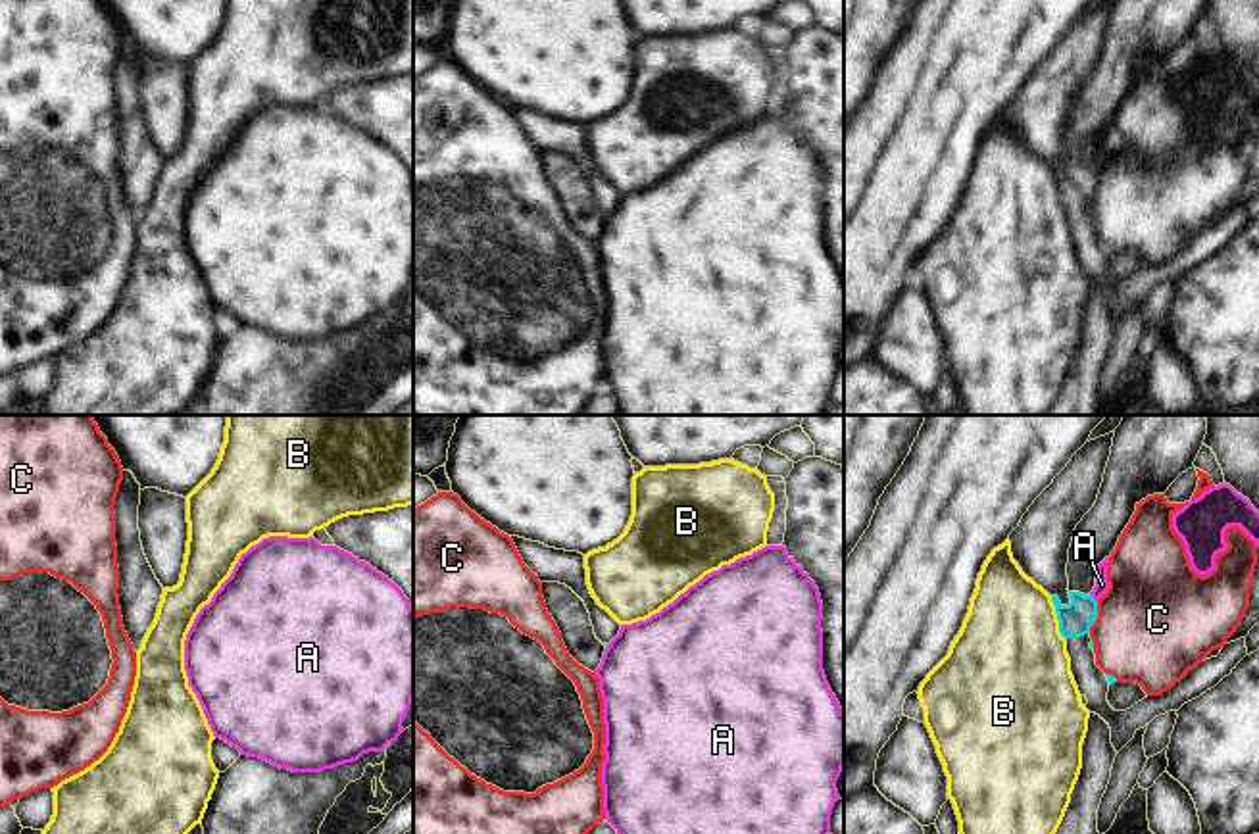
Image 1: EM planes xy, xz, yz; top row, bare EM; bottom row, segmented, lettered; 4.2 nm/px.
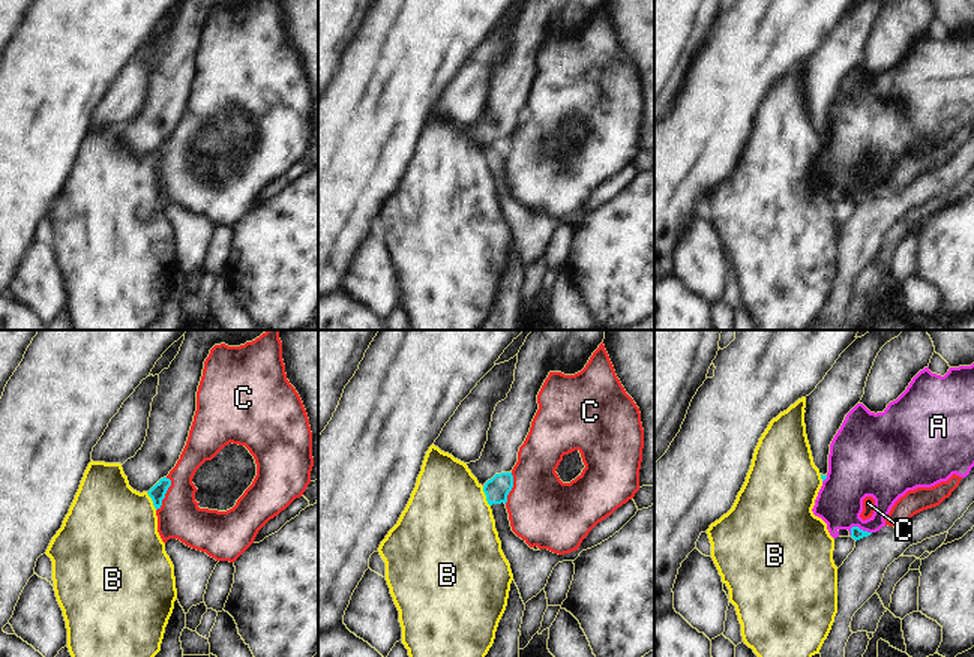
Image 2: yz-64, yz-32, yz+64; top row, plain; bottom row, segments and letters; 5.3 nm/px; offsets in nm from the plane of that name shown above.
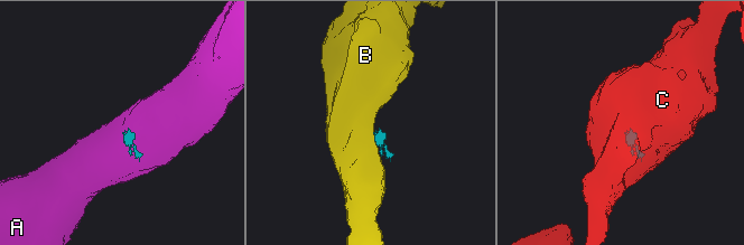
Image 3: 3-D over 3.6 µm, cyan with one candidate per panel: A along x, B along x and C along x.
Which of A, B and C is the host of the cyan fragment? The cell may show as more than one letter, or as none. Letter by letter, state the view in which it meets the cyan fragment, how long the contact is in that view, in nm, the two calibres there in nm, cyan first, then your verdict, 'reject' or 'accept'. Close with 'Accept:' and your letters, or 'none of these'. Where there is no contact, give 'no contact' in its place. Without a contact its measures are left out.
A: meets cyan in yz; contact 50 nm long; 140 nm thick on the cyan side, 60 nm on the other; reject
B: meets cyan in yz; contact 200 nm long; 140 nm thick on the cyan side, 460 nm on the other; reject
C: meets cyan in yz; contact 130 nm long; 140 nm thick on the cyan side, 480 nm on the other; reject
Accept: none of these

